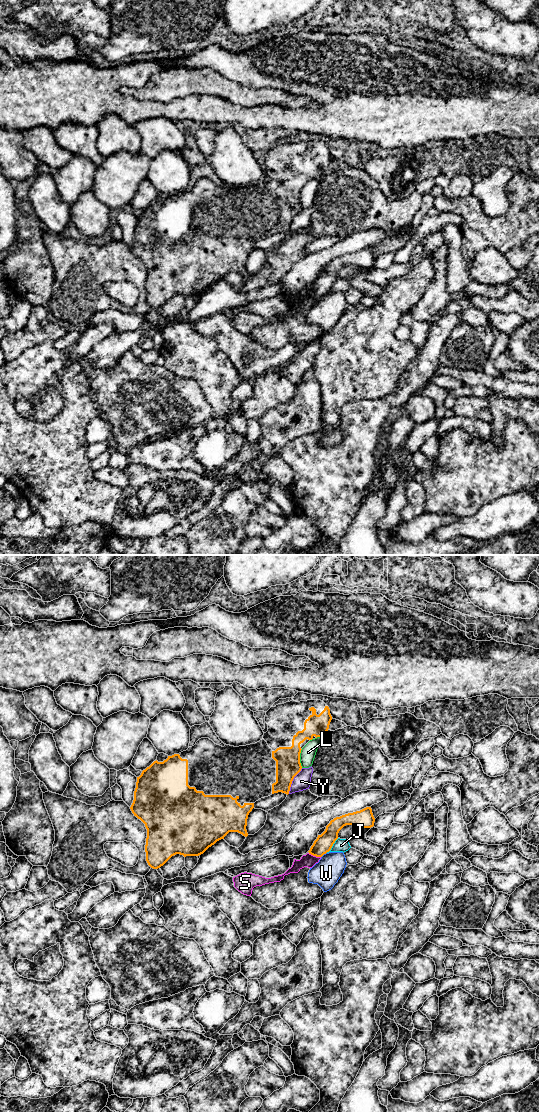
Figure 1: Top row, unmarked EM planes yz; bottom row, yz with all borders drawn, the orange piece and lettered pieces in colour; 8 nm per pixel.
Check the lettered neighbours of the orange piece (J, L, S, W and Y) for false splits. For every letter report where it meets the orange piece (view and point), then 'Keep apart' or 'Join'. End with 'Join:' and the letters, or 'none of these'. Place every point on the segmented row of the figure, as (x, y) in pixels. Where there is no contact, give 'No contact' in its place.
J: Touches orange at yz (332, 845). Keep apart
L: Touches orange at yz (299, 758). Keep apart
S: Touches orange at yz (314, 855). Keep apart
W: Touches orange at yz (323, 854). Keep apart
Y: Touches orange at yz (292, 780). Keep apart
Join: none of these

